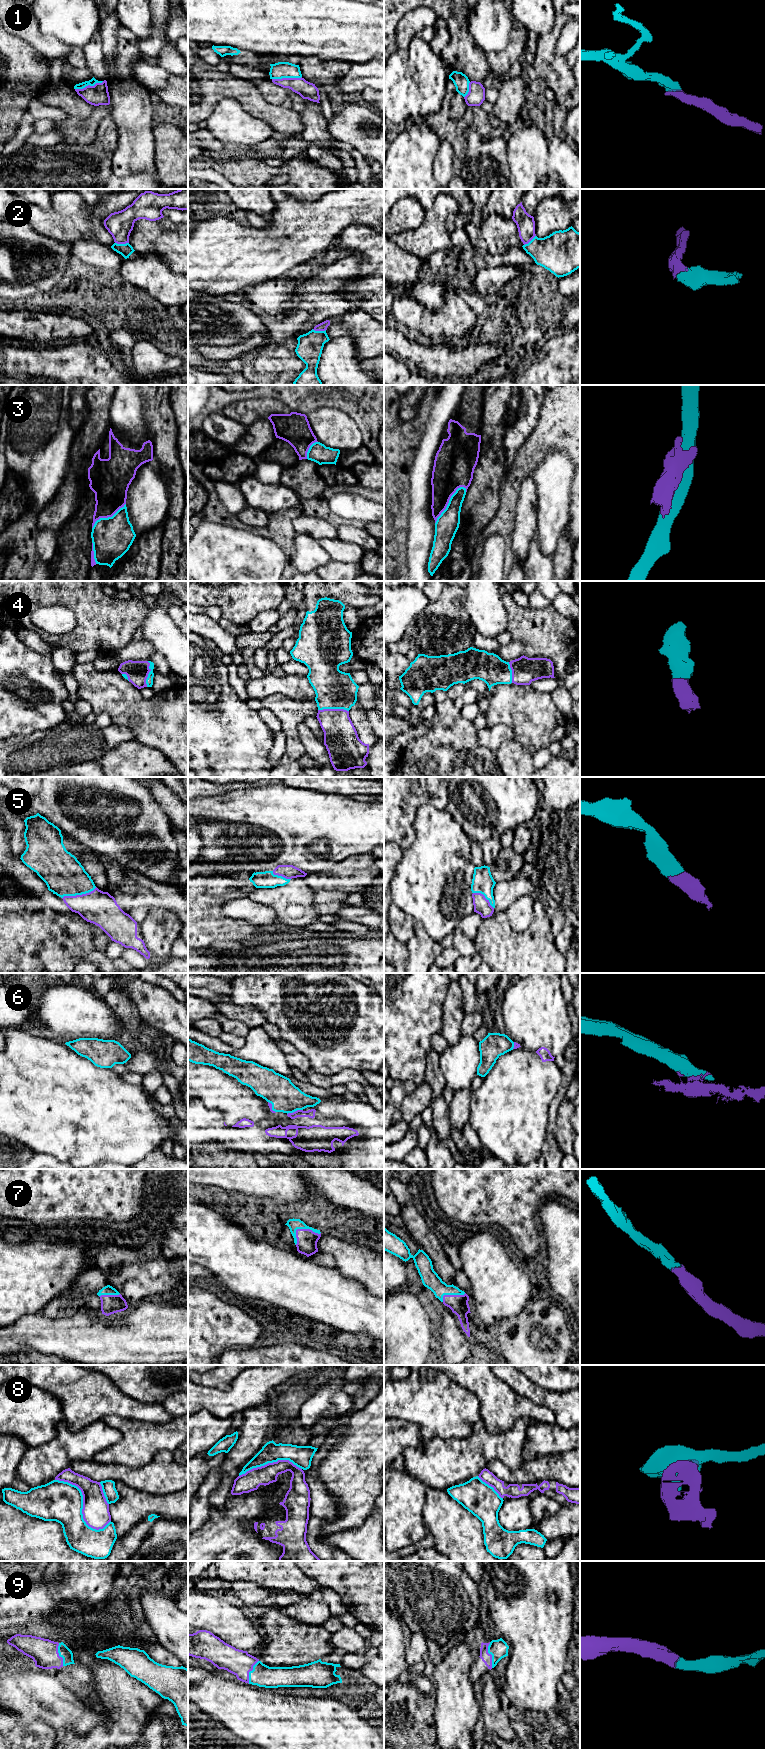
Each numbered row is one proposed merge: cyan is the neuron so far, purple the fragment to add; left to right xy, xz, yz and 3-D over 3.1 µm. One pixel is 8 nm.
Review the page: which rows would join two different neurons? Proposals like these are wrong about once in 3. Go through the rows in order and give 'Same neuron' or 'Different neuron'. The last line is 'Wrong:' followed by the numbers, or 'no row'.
1: Same neuron
2: Same neuron
3: Different neuron
4: Same neuron
5: Same neuron
6: Same neuron
7: Same neuron
8: Different neuron
9: Same neuron
Wrong: 3, 8

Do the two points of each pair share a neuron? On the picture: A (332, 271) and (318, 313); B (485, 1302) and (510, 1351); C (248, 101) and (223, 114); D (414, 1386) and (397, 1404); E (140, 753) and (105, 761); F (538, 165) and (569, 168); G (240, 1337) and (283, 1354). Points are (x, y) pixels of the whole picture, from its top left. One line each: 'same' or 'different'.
A: same
B: different
C: different
D: same
E: same
F: different
G: different

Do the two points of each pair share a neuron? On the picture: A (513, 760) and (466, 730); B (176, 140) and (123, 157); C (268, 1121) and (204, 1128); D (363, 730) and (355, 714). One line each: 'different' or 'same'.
A: different
B: different
C: same
D: same

